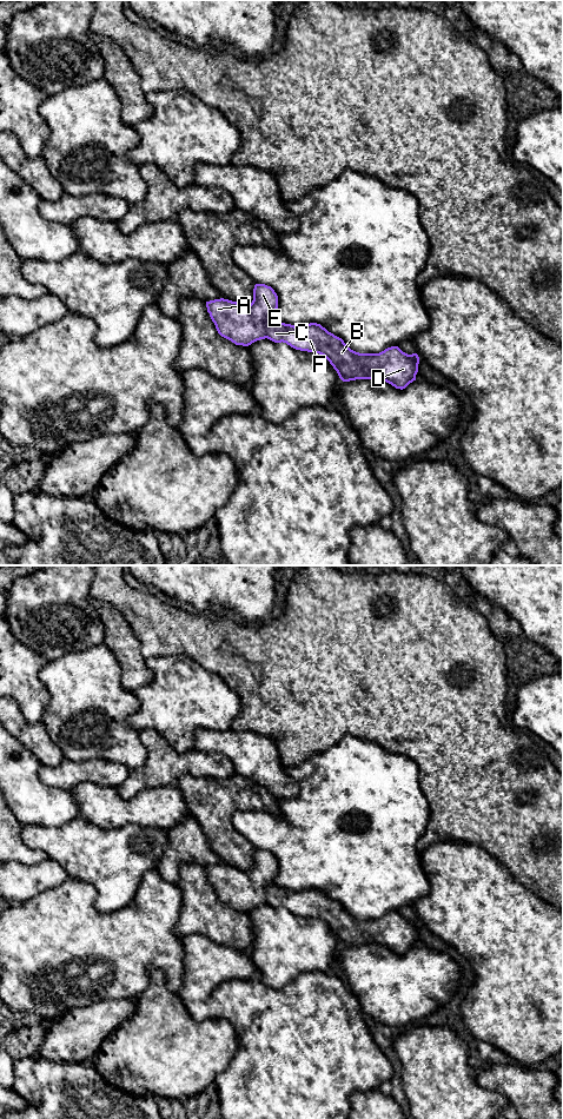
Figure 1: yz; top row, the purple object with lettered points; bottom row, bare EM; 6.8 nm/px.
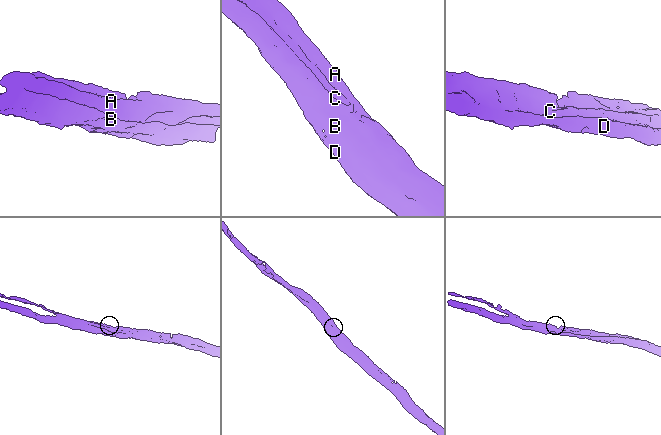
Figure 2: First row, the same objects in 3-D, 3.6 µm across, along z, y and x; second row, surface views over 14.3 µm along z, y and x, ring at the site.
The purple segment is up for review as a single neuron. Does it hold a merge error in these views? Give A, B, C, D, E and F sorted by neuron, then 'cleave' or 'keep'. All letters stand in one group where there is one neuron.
groups A B C D E F; keep

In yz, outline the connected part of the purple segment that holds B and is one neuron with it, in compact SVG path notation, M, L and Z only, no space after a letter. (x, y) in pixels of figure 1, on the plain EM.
M265 849L254 850L253 866L249 870L220 863L206 867L206 873L218 899L236 911L249 912L267 903L274 908L286 908L296 915L319 919L330 927L343 947L375 943L403 955L416 946L419 929L417 919L408 920L398 912L388 913L379 919L359 919L351 915L342 903L329 898L320 889L310 888L294 892L278 887L273 882L278 874L278 861L271 852Z

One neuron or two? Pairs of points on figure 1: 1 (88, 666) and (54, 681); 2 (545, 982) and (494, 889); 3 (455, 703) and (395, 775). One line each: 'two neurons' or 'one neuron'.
1: one neuron
2: one neuron
3: two neurons

